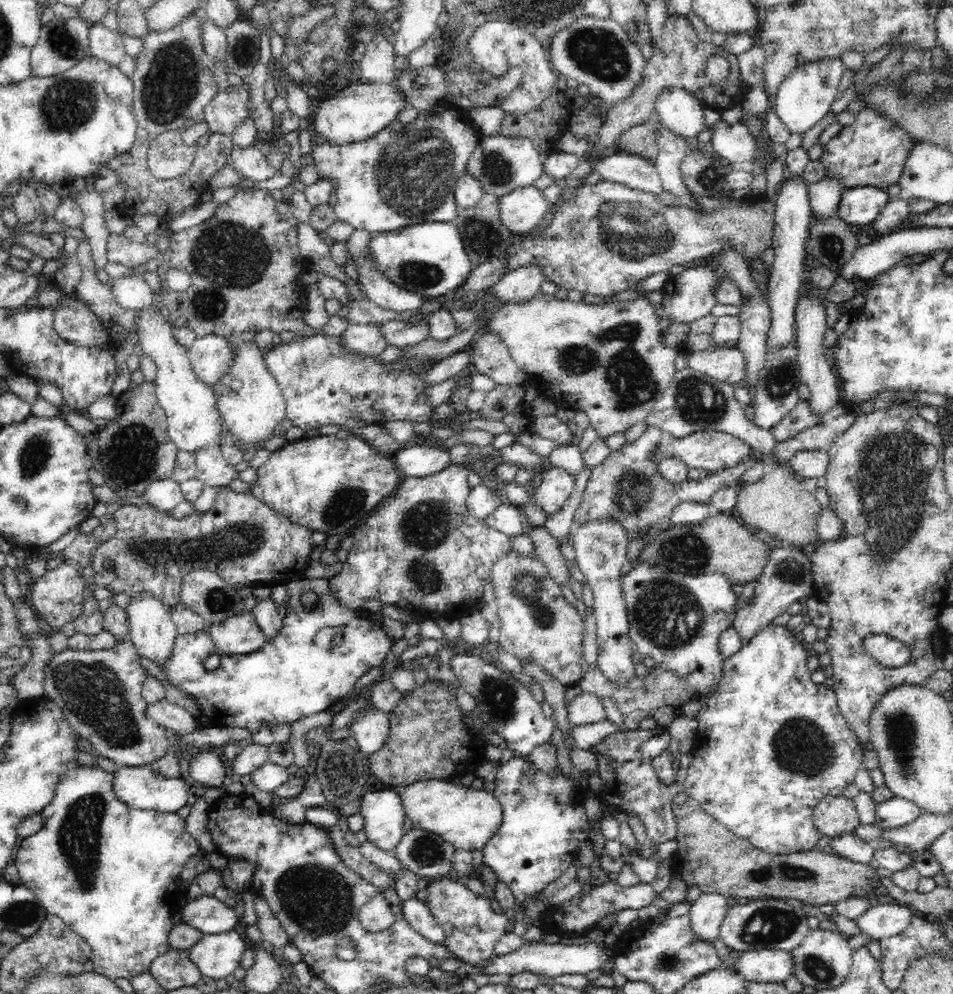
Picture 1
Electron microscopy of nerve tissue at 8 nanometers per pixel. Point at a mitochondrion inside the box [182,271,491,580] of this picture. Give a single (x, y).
(245, 538)

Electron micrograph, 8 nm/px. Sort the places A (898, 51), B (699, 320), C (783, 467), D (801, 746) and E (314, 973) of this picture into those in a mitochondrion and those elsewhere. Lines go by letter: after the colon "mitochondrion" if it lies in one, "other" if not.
A: other
B: other
C: other
D: mitochondrion
E: other

